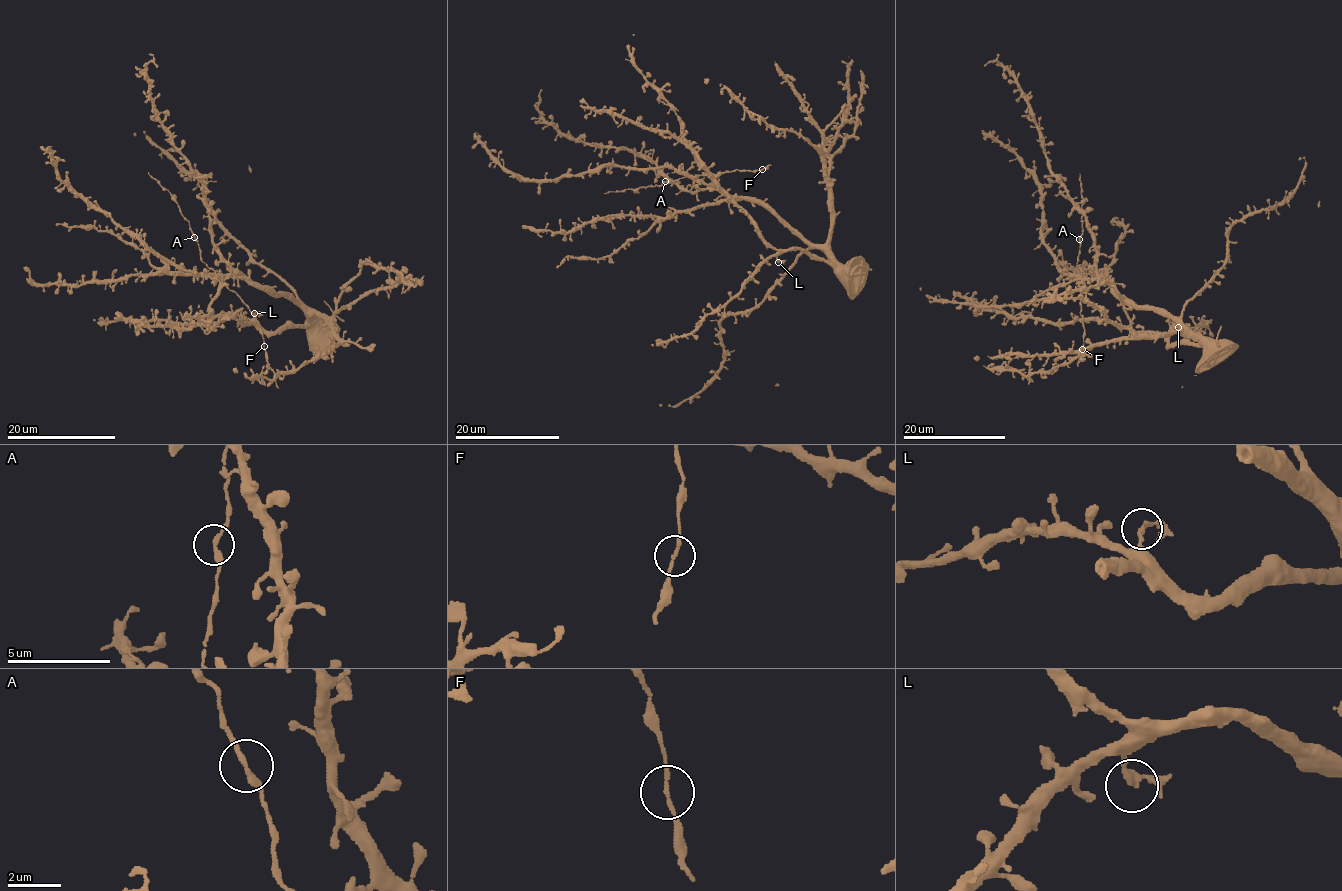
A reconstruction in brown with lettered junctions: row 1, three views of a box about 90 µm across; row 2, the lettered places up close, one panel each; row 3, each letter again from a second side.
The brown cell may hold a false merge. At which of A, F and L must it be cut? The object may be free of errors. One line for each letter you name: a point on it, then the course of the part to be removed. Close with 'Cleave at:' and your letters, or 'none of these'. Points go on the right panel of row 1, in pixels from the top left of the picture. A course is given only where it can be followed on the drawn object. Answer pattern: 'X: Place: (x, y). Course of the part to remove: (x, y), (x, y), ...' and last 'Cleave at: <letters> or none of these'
Cleave at: none of these

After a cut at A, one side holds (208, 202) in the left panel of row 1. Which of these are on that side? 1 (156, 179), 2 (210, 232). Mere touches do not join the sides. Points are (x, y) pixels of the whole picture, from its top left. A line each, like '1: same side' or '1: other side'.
1: other side
2: same side

